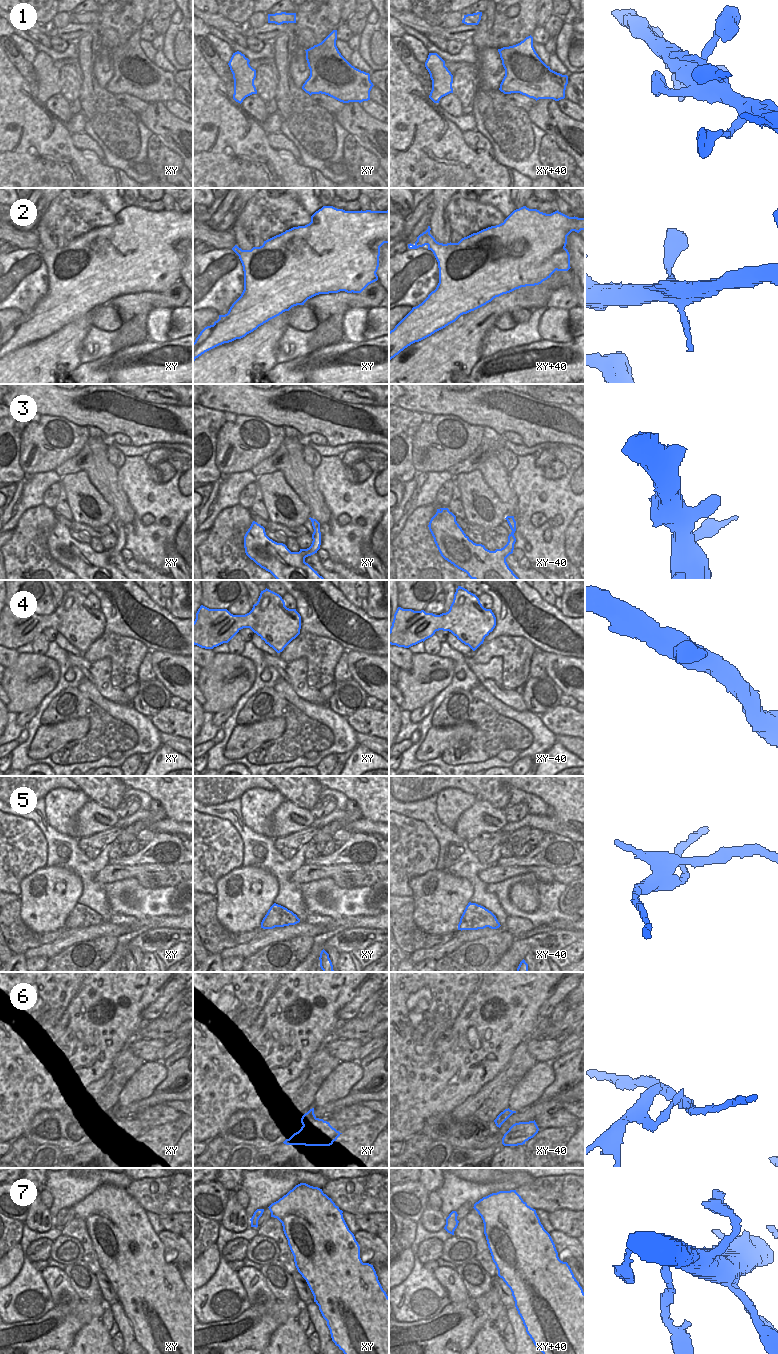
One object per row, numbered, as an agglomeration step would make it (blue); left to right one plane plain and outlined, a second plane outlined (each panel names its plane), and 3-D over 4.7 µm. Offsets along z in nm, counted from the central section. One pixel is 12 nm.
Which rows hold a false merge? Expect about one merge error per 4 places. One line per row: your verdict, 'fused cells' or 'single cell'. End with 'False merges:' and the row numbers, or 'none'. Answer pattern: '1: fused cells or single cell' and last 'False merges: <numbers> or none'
1: single cell
2: single cell
3: single cell
4: single cell
5: fused cells
6: fused cells
7: fused cells
False merges: 5, 6, 7

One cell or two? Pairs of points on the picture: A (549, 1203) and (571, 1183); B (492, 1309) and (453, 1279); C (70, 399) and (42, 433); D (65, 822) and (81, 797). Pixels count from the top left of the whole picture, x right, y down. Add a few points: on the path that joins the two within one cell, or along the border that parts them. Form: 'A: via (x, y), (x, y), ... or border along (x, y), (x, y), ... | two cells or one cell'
A: via (554, 1198), (566, 1188) | one cell
B: border along (470, 1297), (460, 1302), (451, 1303) | two cells
C: border along (41, 414), (63, 416), (78, 425) | two cells
D: via (65, 816), (65, 813), (75, 803) | one cell

